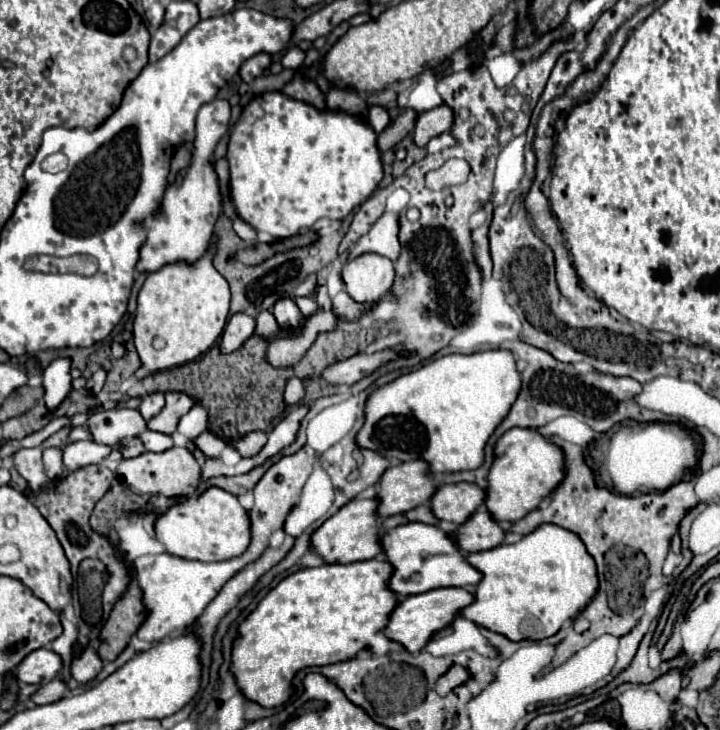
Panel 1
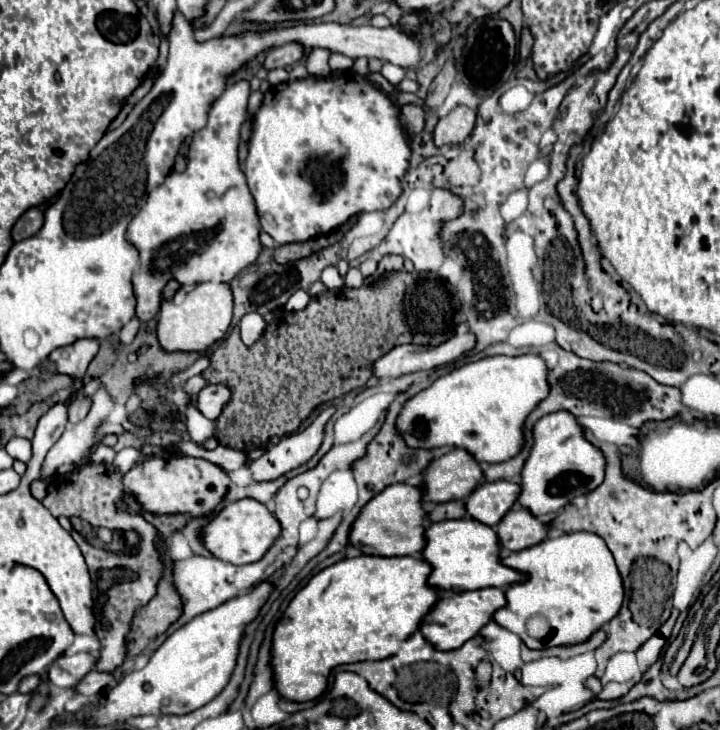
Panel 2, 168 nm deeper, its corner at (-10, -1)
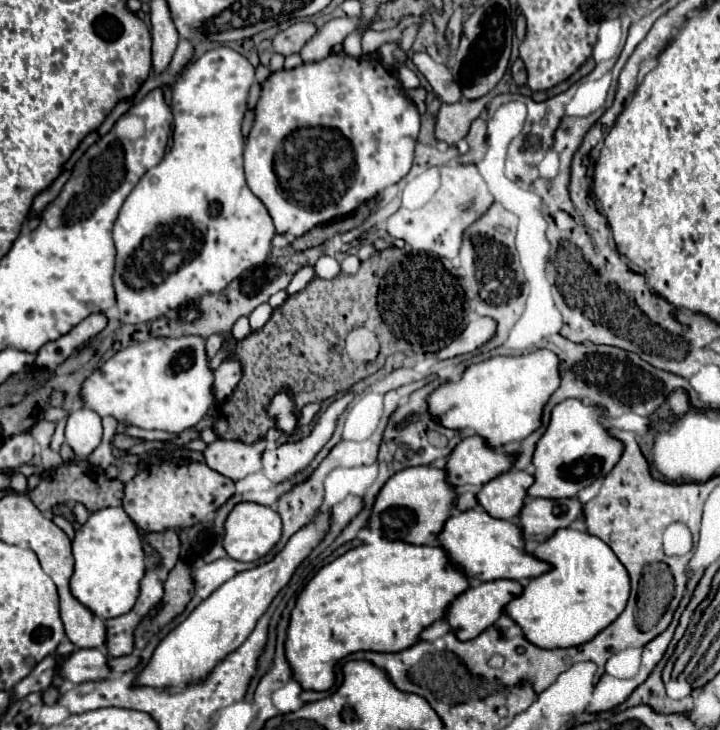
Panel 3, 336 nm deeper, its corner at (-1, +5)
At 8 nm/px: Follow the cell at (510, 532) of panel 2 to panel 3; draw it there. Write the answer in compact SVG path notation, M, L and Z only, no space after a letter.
M529 498L519 514L519 524L523 528L525 542L533 548L535 544L549 540L559 528L567 528L581 518L583 504L577 498Z

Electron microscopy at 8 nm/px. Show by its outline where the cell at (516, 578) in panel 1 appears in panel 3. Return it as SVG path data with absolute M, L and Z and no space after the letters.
M563 528L563 530L557 530L547 542L539 544L533 550L533 556L553 564L553 570L531 580L525 586L523 594L507 604L505 612L521 626L525 638L529 642L533 642L535 646L569 648L569 646L585 644L585 642L593 640L601 630L605 630L613 620L617 620L617 616L625 610L629 592L631 592L629 574L627 574L625 566L619 562L619 558L613 554L613 550L597 536L593 536L589 532L579 532L573 528Z

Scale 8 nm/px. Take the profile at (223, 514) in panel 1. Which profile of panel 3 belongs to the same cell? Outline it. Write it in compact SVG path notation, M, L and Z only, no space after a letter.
M243 502L243 504L237 504L231 510L231 514L227 516L225 532L227 534L225 534L223 546L225 546L227 554L239 562L255 562L255 560L263 558L265 554L269 554L271 548L279 542L279 538L281 538L281 516L277 514L275 508L253 504L253 502Z

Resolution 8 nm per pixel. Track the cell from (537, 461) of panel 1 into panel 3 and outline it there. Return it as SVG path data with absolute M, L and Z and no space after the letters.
M563 400L561 404L557 404L551 412L551 422L547 432L543 434L543 438L537 442L535 448L535 456L533 456L533 464L535 464L535 484L529 488L529 496L533 498L571 498L575 496L581 488L589 486L591 482L595 482L597 478L607 476L613 466L619 462L621 454L623 454L623 442L613 438L605 424L603 424L603 408L597 404L583 404L581 400Z

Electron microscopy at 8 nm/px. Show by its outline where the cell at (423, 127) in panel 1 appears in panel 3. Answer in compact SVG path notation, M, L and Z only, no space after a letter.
M483 100L479 102L455 102L455 104L441 104L437 114L435 138L447 144L457 144L461 138L467 136L471 122L481 114Z

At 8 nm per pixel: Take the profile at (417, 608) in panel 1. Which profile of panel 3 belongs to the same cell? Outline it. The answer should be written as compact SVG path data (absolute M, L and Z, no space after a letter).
M495 580L495 582L475 582L469 590L465 590L457 600L451 602L447 620L459 640L471 640L477 638L485 628L497 622L497 618L503 614L505 606L517 598L523 592L521 582L517 580Z

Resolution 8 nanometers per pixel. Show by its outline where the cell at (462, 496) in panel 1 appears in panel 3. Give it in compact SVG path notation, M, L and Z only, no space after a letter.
M509 470L483 486L477 494L479 504L495 518L515 520L527 500L527 490L535 478L523 470Z

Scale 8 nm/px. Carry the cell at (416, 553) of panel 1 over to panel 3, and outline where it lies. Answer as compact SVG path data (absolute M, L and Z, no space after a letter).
M473 508L467 512L453 512L453 516L445 522L443 532L439 534L441 546L447 550L449 558L453 564L459 564L459 568L471 578L479 582L489 582L489 580L499 580L499 578L509 578L509 580L523 580L523 578L537 578L539 574L545 574L551 570L549 562L543 562L529 554L525 550L525 540L523 540L523 530L519 524L511 520L499 520L489 516L483 508Z

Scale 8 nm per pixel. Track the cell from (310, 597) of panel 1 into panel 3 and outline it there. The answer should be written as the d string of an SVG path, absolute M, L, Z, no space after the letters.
M381 540L377 544L363 544L363 546L357 546L349 552L345 552L343 556L339 556L337 560L333 560L331 564L323 566L315 578L305 586L305 590L299 594L297 598L297 604L291 612L291 622L289 622L289 634L287 634L287 660L293 668L293 676L295 680L303 686L303 690L329 690L333 684L335 684L335 664L353 654L353 652L359 652L359 650L377 650L377 652L401 652L401 650L407 650L411 648L415 642L419 642L419 634L431 626L433 622L441 620L445 614L447 614L447 606L459 596L463 594L465 590L469 588L469 578L463 574L463 570L459 570L459 566L455 566L449 558L449 554L441 548L441 546L415 546L415 544L409 544L409 542L403 542L403 540Z

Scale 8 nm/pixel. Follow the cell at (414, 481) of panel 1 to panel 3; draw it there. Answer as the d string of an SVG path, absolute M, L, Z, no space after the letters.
M471 434L459 442L447 462L447 480L459 488L465 484L487 484L495 476L513 468L515 452L499 452L485 438Z

